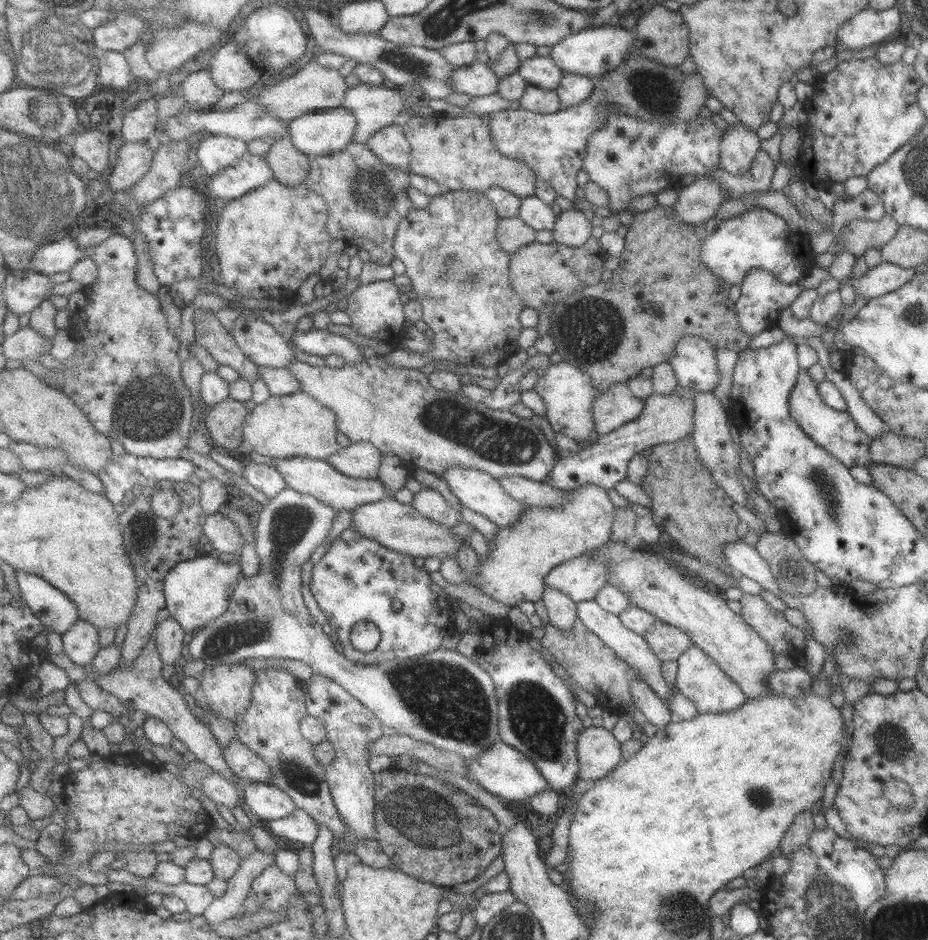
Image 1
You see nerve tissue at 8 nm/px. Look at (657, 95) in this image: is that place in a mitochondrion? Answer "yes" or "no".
yes

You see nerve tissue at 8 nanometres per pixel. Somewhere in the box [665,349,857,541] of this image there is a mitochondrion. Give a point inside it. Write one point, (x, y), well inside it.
(824, 485)

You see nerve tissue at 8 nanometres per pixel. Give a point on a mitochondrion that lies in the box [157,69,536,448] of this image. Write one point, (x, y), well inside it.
(380, 188)

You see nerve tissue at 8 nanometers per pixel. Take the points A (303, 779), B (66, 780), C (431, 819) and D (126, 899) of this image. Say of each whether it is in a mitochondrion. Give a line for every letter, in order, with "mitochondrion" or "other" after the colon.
A: mitochondrion
B: other
C: mitochondrion
D: other

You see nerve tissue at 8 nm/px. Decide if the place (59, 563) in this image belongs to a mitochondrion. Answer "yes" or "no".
no

